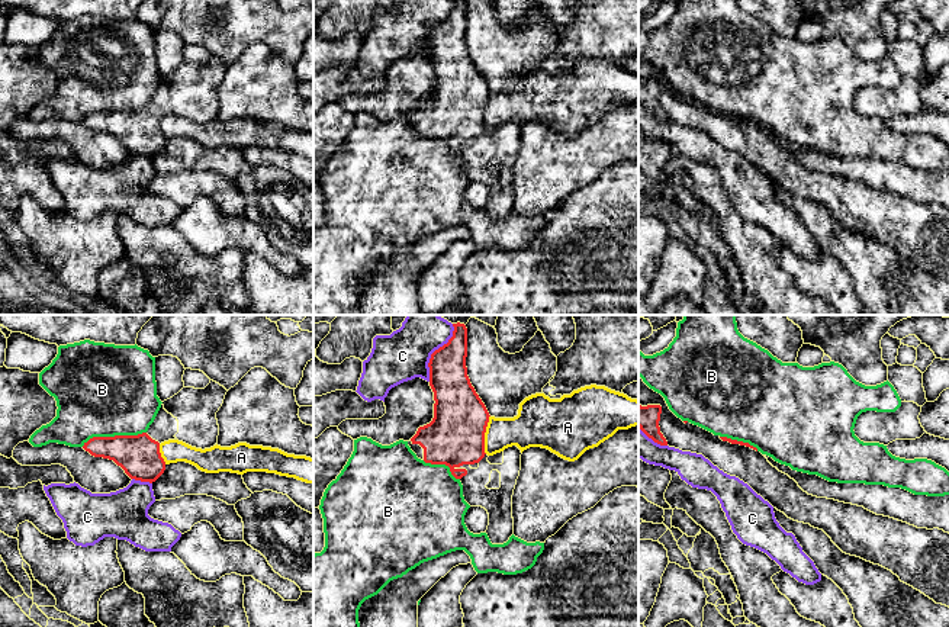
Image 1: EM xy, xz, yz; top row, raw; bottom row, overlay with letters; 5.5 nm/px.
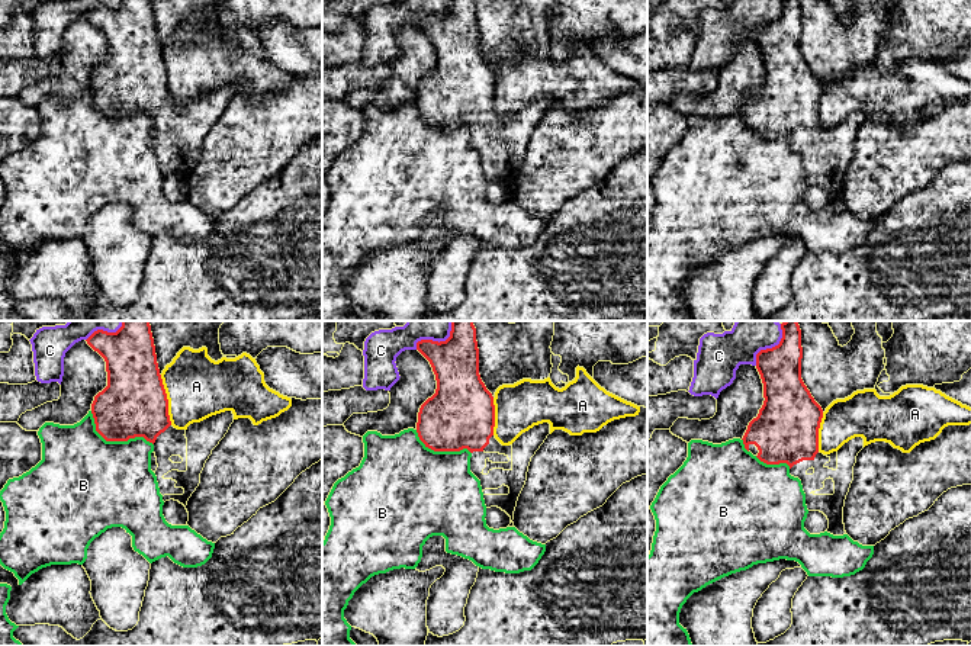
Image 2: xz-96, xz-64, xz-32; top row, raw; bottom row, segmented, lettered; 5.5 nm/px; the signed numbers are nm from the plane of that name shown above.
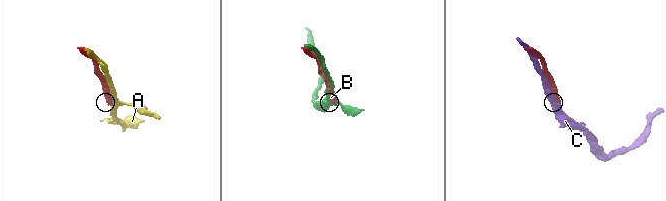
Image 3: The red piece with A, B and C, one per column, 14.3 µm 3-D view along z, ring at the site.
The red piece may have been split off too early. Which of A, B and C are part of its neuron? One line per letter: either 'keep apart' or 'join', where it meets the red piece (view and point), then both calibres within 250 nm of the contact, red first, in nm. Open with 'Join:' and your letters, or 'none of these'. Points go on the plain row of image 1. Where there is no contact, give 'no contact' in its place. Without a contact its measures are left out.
Join: none of these
A: keep apart; contact xz (483, 109); calibres 320 and 200 nm
B: keep apart; contact xy (115, 111); calibres 220 and 500 nm
C: keep apart; contact xz (434, 26); calibres 220 and 280 nm

